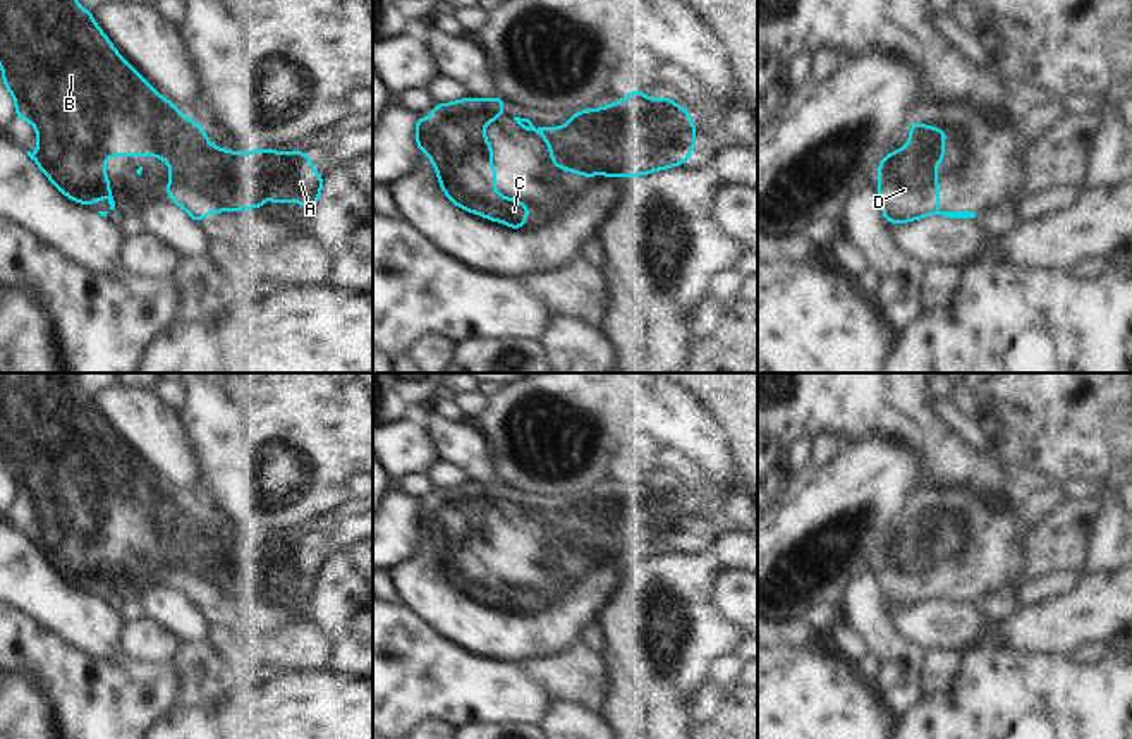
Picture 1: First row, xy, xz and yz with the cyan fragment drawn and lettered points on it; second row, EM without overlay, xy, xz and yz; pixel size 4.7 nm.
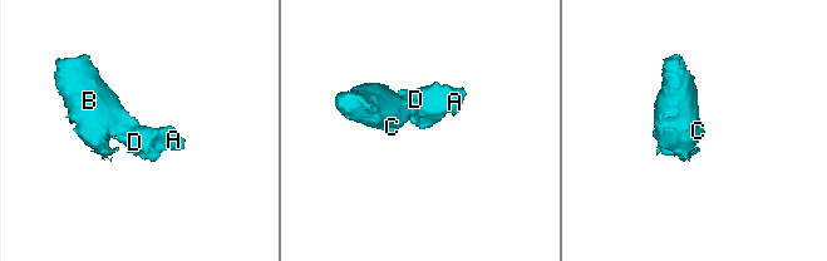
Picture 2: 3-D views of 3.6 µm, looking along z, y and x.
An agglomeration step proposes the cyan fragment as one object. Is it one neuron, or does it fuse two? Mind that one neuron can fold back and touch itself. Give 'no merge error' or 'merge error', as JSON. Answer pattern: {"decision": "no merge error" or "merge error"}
{"decision": "merge error"}

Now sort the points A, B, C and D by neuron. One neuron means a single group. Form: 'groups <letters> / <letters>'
groups A D / B C

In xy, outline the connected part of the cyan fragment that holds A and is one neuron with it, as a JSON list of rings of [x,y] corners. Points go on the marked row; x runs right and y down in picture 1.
[[[208,143],[201,158],[170,168],[167,198],[199,225],[213,211],[261,210],[266,194],[273,206],[299,201],[314,211],[323,184],[306,151],[228,151]]]

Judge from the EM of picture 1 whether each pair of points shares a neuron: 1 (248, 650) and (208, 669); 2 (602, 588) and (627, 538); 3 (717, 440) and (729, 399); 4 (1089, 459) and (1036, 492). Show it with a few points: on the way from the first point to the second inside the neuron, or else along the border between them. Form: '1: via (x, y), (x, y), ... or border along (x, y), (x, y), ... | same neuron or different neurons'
1: border along (225, 645), (243, 667) | different neurons
2: border along (584, 561), (619, 566), (605, 602) | different neurons
3: border along (696, 392), (729, 433), (737, 461) | different neurons
4: border along (1017, 464), (1043, 487) | different neurons

